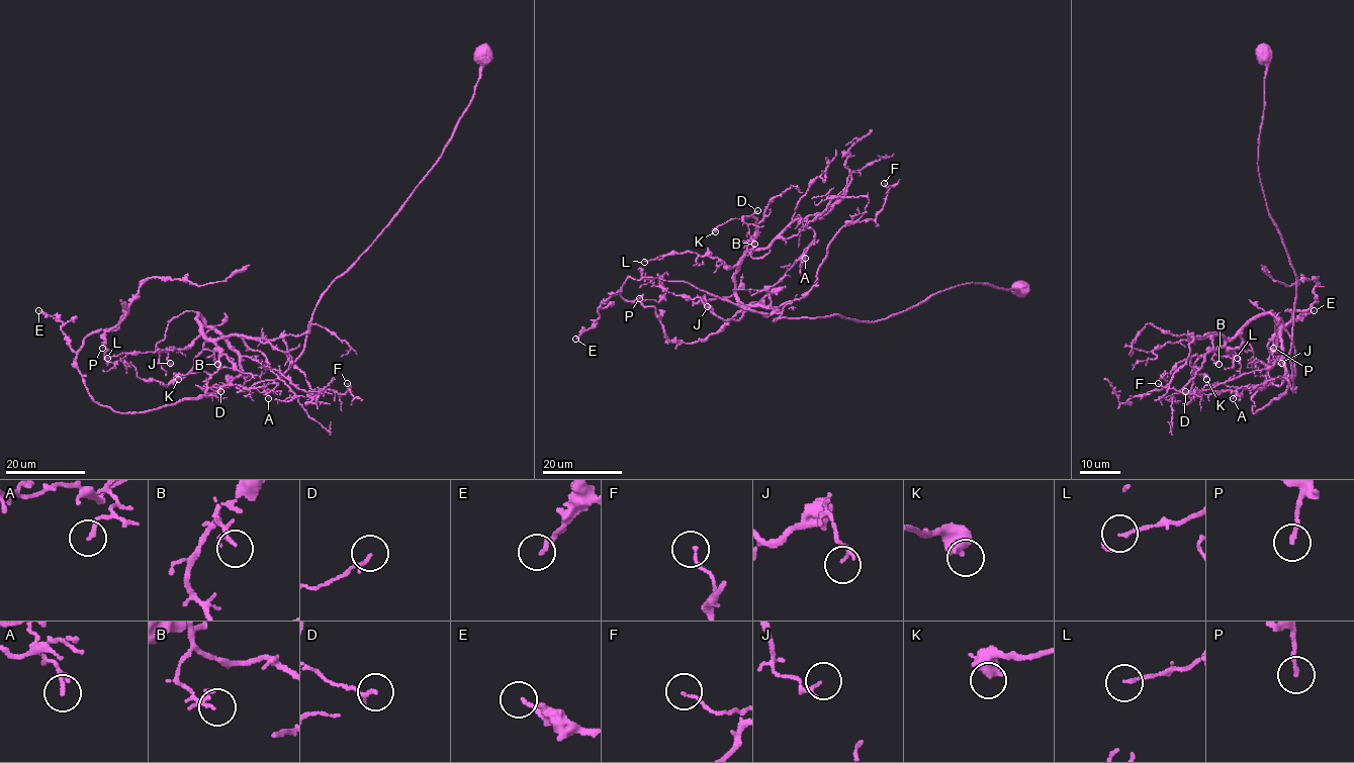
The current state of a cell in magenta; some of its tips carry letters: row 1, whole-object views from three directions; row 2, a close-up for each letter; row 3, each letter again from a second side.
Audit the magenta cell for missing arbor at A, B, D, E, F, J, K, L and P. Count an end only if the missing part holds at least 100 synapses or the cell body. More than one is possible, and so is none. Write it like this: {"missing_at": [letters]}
{"missing_at": []}

